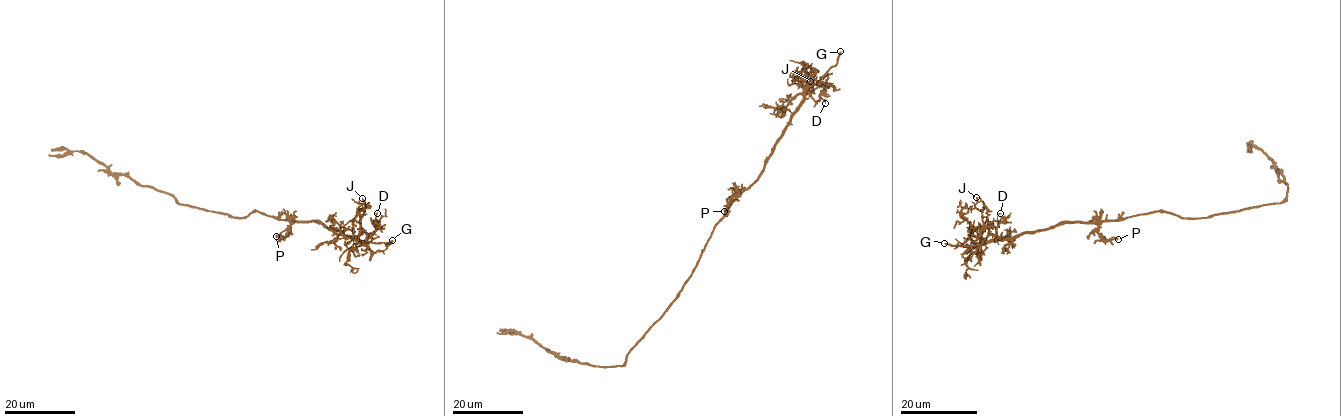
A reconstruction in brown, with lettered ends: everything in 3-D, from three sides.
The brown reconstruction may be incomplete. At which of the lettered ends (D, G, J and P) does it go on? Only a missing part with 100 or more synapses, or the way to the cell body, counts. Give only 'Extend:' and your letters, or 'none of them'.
Extend: G

